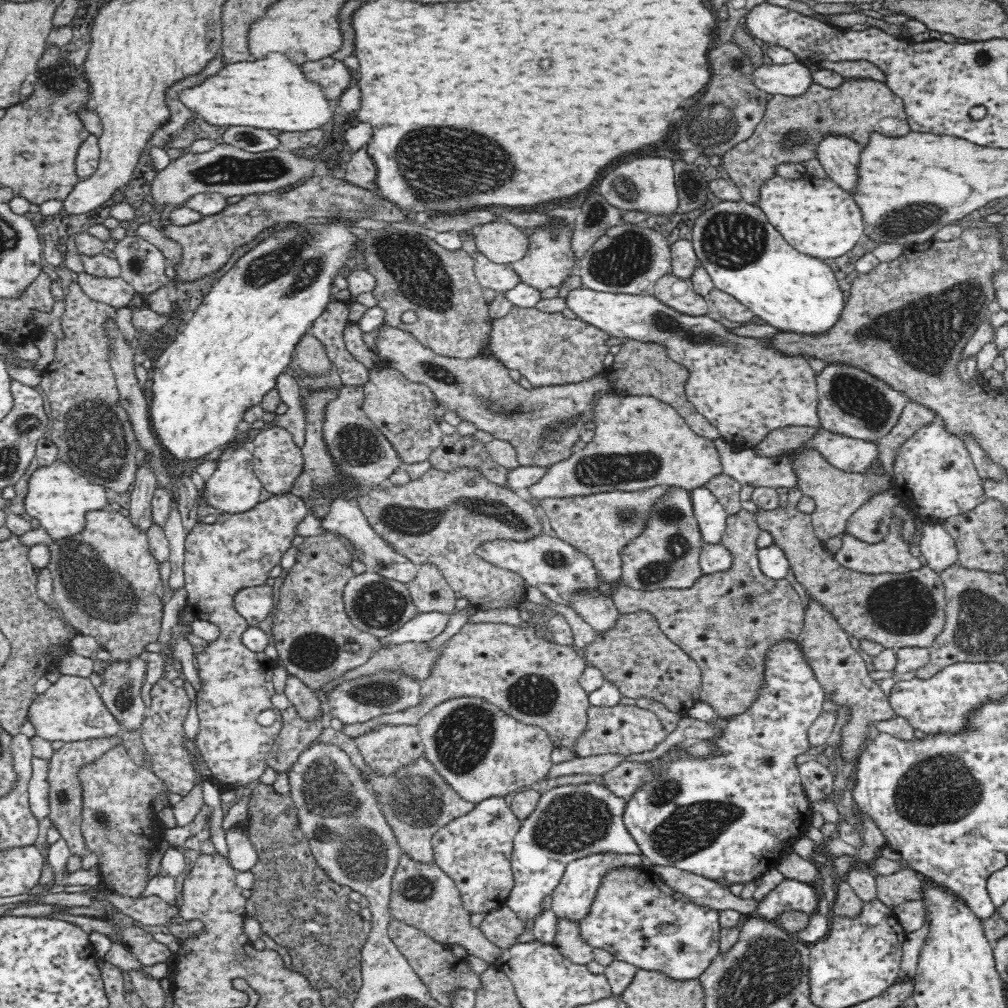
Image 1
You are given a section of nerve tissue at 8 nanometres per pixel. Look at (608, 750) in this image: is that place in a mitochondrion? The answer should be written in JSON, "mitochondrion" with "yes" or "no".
{"mitochondrion":"no"}

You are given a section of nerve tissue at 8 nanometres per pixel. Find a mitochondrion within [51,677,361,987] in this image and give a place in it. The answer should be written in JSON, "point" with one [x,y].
{"point":[100,819]}

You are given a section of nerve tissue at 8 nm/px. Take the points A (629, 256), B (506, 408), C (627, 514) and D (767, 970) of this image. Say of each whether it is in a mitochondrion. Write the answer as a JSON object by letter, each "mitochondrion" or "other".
{"A":"mitochondrion","B":"mitochondrion","C":"mitochondrion","D":"mitochondrion"}

